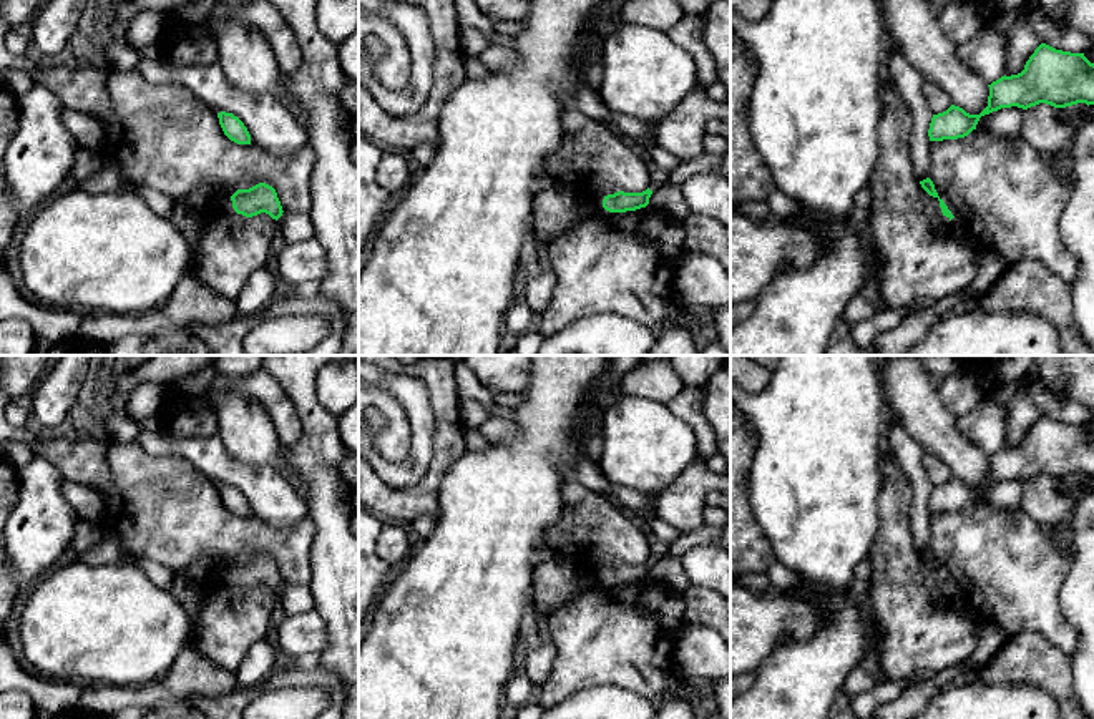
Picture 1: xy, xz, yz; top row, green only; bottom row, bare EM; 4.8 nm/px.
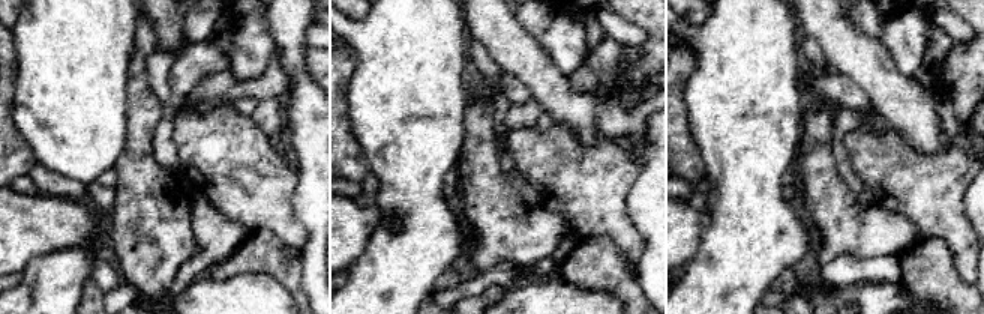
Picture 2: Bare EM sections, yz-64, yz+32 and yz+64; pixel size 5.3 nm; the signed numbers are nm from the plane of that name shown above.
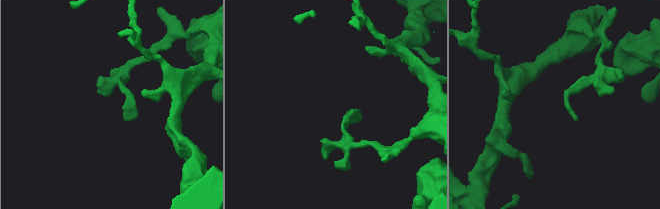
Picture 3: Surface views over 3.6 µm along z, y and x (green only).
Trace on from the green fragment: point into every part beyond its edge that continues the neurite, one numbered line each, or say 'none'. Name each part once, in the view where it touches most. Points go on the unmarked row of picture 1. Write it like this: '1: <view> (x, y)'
none

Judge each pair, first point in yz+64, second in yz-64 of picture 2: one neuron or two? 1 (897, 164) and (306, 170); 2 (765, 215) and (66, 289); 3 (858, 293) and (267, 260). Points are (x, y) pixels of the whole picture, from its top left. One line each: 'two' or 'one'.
1: two
2: one
3: two

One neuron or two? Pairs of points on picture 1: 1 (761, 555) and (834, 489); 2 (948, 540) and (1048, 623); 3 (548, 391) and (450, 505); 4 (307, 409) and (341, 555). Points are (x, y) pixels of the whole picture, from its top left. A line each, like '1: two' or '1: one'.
1: two
2: one
3: one
4: one

